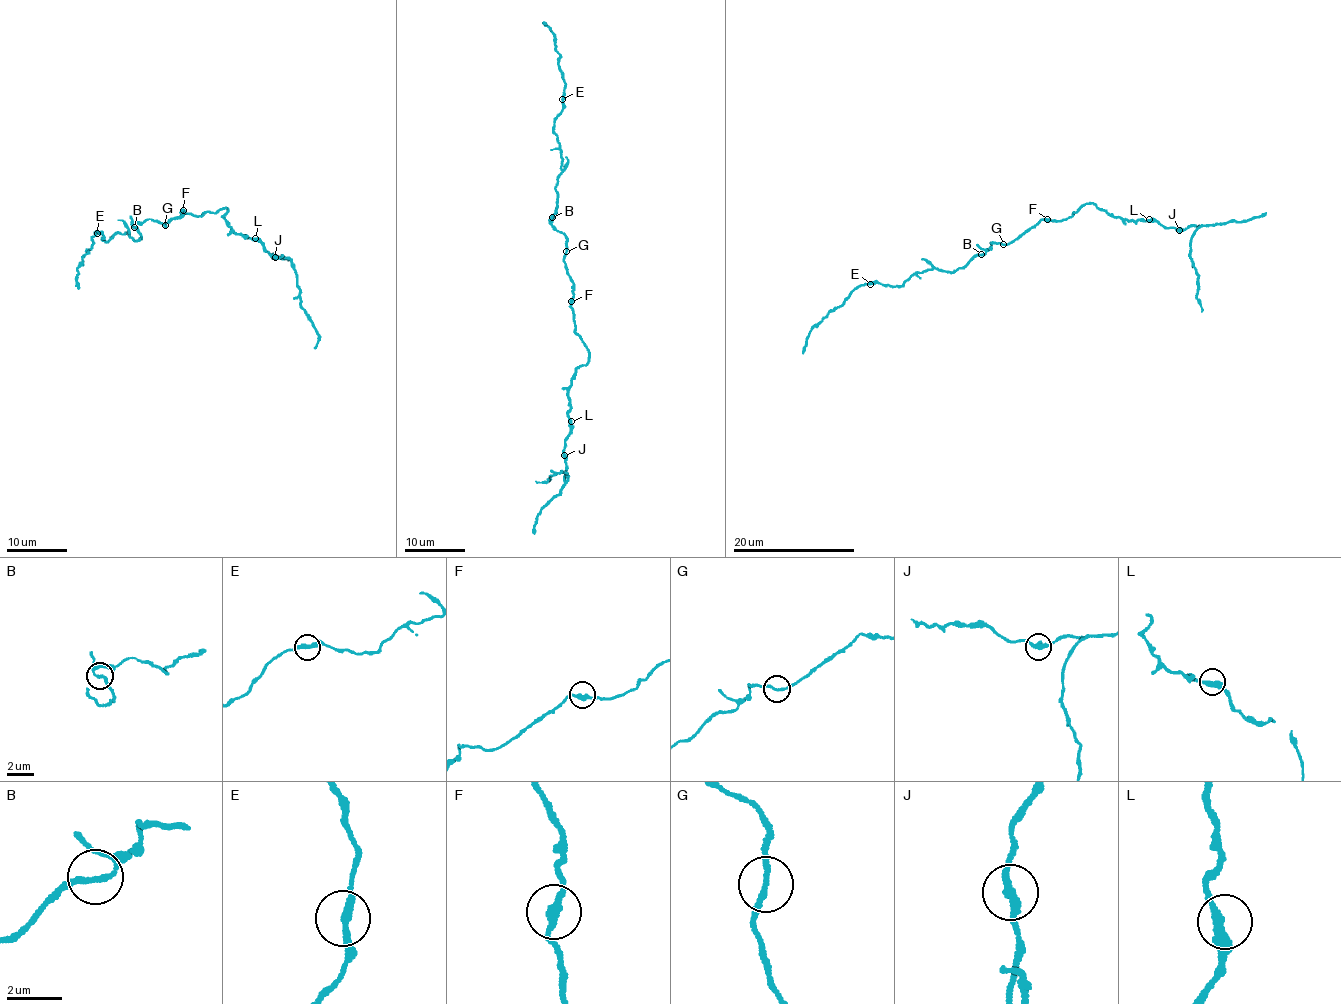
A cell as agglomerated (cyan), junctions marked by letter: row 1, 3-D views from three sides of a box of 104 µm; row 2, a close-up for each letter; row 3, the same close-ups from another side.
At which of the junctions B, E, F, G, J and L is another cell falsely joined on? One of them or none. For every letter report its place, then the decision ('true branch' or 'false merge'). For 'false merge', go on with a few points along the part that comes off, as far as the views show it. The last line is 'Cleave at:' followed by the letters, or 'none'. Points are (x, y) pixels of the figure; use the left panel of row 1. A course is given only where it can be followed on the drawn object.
B: place (134, 227); true branch
E: place (97, 233); true branch
F: place (183, 210); true branch
G: place (165, 225); true branch
J: place (275, 257); true branch
L: place (255, 238); true branch
Cleave at: none

